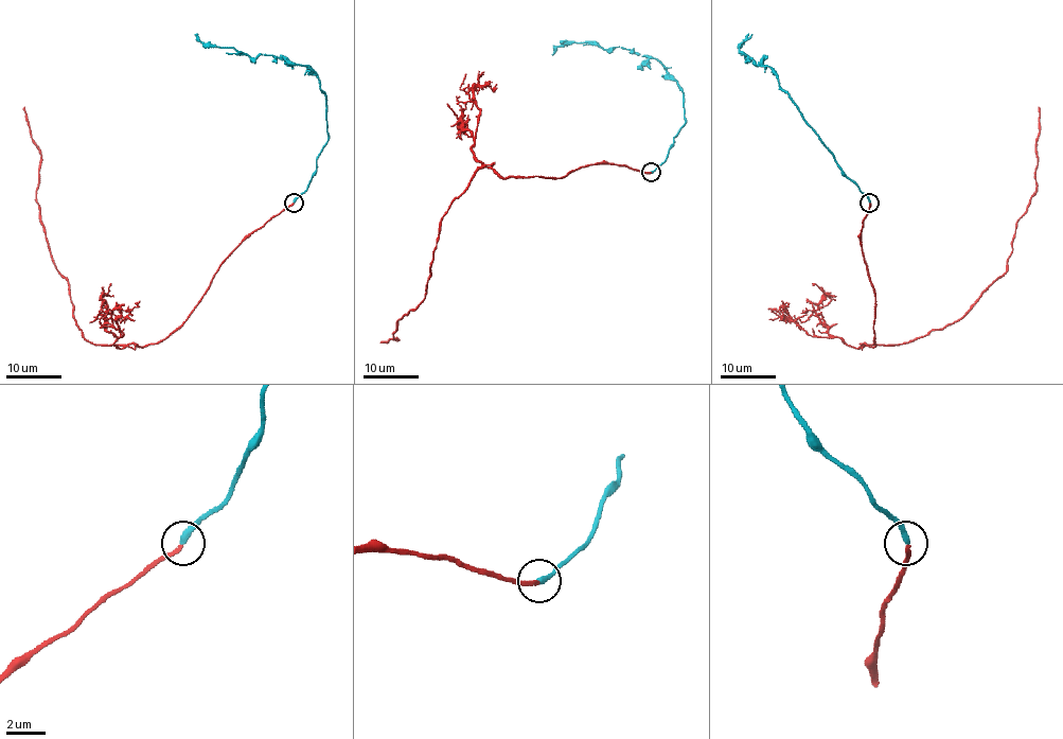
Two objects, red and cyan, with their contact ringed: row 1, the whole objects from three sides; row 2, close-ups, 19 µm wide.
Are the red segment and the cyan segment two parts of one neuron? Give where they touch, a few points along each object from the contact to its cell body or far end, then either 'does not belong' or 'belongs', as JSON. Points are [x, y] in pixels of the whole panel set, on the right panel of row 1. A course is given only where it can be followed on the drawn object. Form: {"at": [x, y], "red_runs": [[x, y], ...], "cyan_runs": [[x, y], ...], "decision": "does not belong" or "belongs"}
{"at": [869, 203], "red_runs": [[869, 203], [861, 249], [874, 346], [865, 346], [910, 342], [956, 321], [1006, 270], [1035, 192], [1038, 107]], "cyan_runs": [[869, 203], [779, 85], [778, 75], [769, 67], [756, 64], [739, 49], [751, 33]], "decision": "belongs"}

